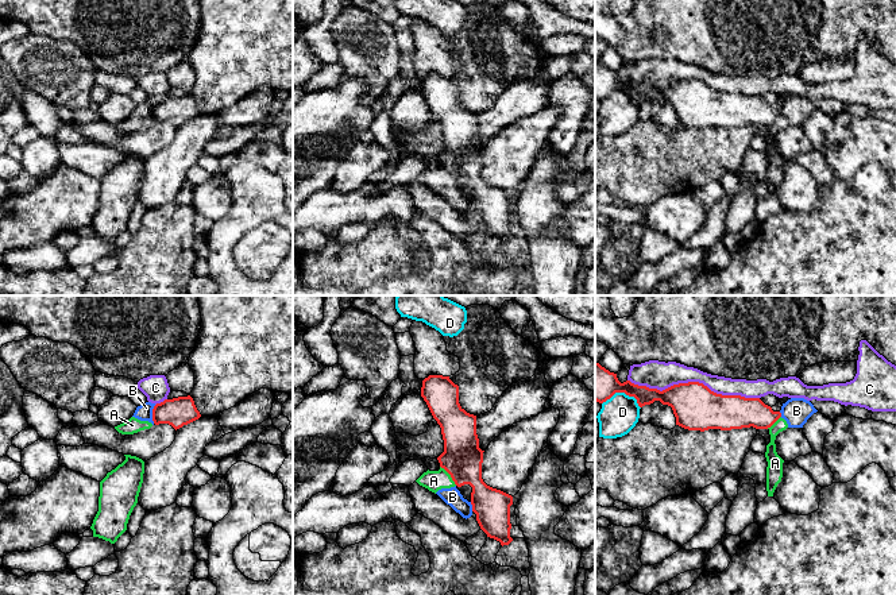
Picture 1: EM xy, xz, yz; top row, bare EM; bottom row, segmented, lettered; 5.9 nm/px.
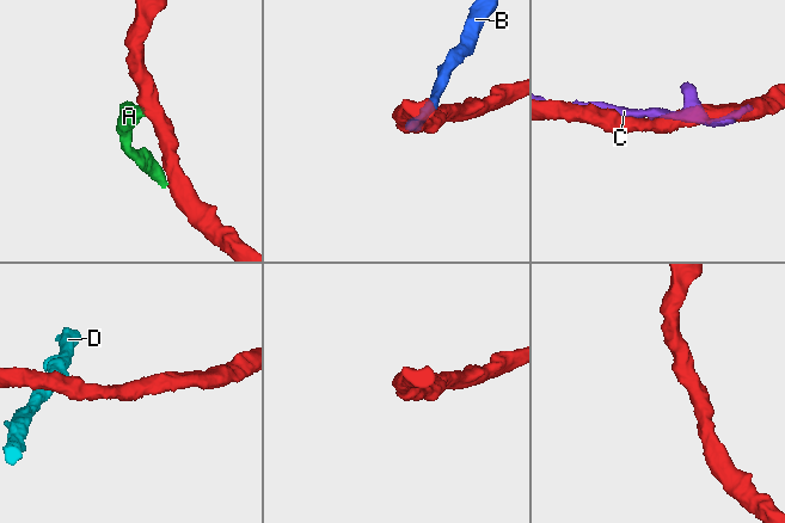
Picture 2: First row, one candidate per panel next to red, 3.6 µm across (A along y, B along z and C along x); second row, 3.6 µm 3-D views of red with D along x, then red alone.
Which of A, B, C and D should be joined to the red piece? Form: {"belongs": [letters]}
{"belongs": []}

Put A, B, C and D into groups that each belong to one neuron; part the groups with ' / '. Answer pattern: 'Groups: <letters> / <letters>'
Groups: A B / C / D

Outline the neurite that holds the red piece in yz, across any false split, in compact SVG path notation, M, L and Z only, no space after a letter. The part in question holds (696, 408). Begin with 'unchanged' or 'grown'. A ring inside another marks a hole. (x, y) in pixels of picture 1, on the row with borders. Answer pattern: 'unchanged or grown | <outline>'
unchanged | M595 363L595 401L603 403L615 393L634 397L640 407L654 401L671 406L676 425L688 430L768 429L781 417L760 398L717 394L699 382L673 385L663 391L630 380L621 383L617 374Z

